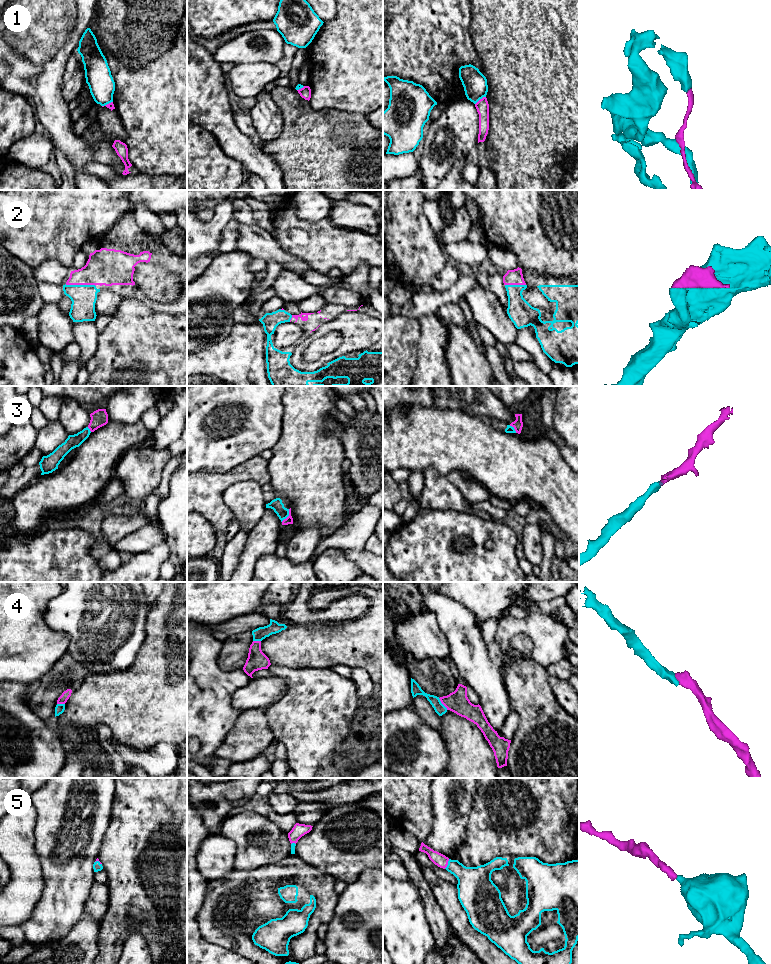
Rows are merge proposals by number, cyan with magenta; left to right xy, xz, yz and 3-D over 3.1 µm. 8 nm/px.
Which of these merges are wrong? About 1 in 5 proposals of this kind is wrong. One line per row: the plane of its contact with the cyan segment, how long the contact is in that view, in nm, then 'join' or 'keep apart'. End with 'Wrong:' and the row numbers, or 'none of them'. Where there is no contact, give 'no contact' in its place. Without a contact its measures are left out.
1: meets cyan in yz; contact 110 nm long; keep apart
2: meets cyan in xy; contact 240 nm long; join
3: meets cyan in xz; contact 120 nm long; join
4: meets cyan in yz; contact 120 nm long; join
5: meets cyan in yz; contact 90 nm long; join
Wrong: 1

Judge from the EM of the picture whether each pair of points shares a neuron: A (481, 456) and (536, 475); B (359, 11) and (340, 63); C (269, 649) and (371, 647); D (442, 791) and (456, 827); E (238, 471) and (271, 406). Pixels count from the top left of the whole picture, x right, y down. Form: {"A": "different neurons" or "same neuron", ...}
{"A": "same neuron", "B": "same neuron", "C": "same neuron", "D": "same neuron", "E": "different neurons"}

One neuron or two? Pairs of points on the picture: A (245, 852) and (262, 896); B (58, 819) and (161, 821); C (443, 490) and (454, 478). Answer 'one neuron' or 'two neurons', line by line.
A: two neurons
B: two neurons
C: two neurons

